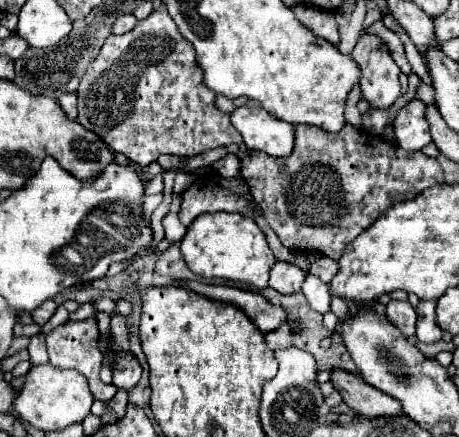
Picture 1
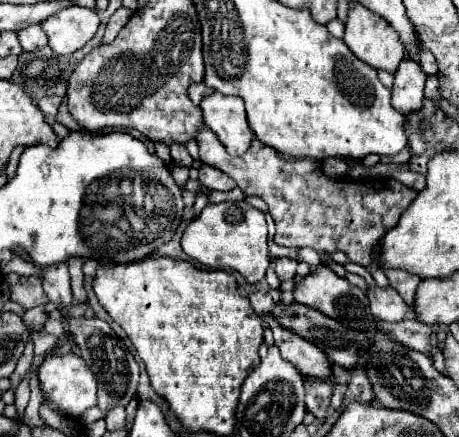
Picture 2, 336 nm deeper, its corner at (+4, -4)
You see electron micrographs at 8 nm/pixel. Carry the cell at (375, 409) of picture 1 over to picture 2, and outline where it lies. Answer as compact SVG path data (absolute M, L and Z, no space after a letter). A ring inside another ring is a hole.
M266 316L266 322L274 334L274 340L276 340L276 346L280 348L282 358L294 364L304 378L328 380L332 376L332 364L324 356L324 352L320 352L320 348L288 332L286 328L280 328L280 324L276 324L276 320L268 320L268 316Z

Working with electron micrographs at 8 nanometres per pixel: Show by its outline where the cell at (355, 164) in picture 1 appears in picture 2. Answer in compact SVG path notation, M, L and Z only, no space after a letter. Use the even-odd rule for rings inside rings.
M204 128L196 140L200 144L200 160L204 164L220 168L232 180L236 180L244 194L260 196L266 202L276 224L274 242L278 246L308 246L322 256L344 252L350 262L368 266L372 264L372 246L390 226L398 222L400 214L418 194L414 188L408 188L392 178L384 180L384 184L366 184L350 178L332 180L322 172L318 160L288 158L260 140L254 140L250 150L240 158L230 156L210 128Z

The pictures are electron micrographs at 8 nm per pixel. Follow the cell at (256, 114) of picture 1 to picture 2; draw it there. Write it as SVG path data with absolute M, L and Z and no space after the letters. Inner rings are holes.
M214 92L212 96L206 96L200 108L206 126L218 136L232 156L242 156L250 148L254 132L248 126L244 100L240 96L224 96Z

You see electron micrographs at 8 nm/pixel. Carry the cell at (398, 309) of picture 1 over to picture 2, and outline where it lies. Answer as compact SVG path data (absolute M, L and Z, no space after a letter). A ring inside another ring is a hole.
M374 286L368 290L368 300L370 300L372 316L376 316L376 320L400 322L408 312L404 298L394 288Z

